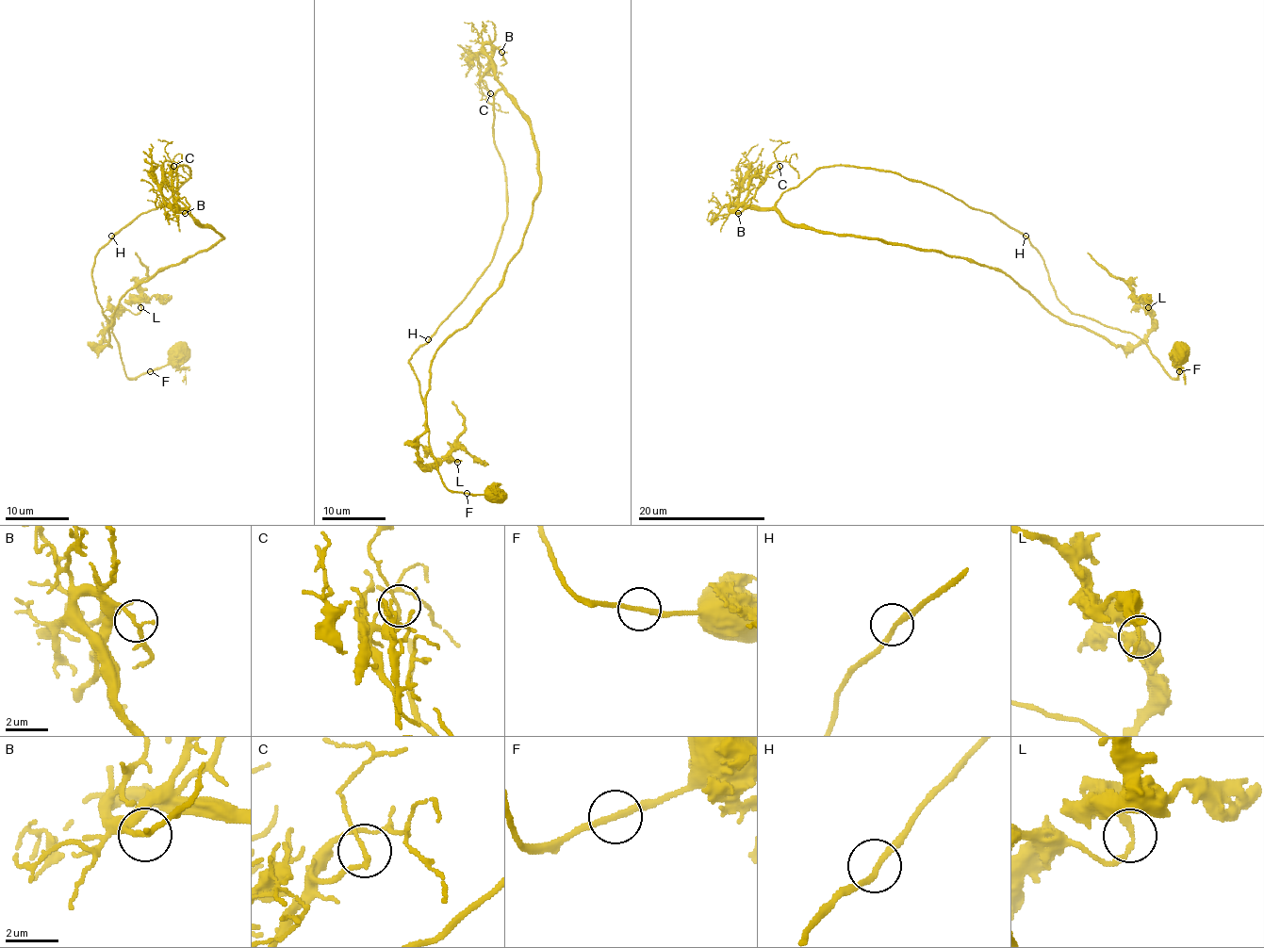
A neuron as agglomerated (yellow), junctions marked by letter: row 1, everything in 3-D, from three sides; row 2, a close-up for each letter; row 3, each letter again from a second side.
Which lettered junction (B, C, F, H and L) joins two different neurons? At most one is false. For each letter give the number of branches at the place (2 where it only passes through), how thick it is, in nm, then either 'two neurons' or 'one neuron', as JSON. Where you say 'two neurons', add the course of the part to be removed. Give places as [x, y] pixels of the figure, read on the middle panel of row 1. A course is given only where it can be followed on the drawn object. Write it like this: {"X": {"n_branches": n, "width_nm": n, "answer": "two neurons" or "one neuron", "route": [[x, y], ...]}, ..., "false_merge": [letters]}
{"B": {"n_branches": 2, "width_nm": 180, "answer": "one neuron"}, "C": {"n_branches": 2, "width_nm": 150, "answer": "one neuron"}, "F": {"n_branches": 2, "width_nm": 200, "answer": "one neuron"}, "H": {"n_branches": 2, "width_nm": 200, "answer": "one neuron"}, "L": {"n_branches": 2, "width_nm": 170, "answer": "two neurons", "route": [[457, 462], [451, 454], [460, 436], [463, 416], [452, 401]]}, "false_merge": ["L"]}

